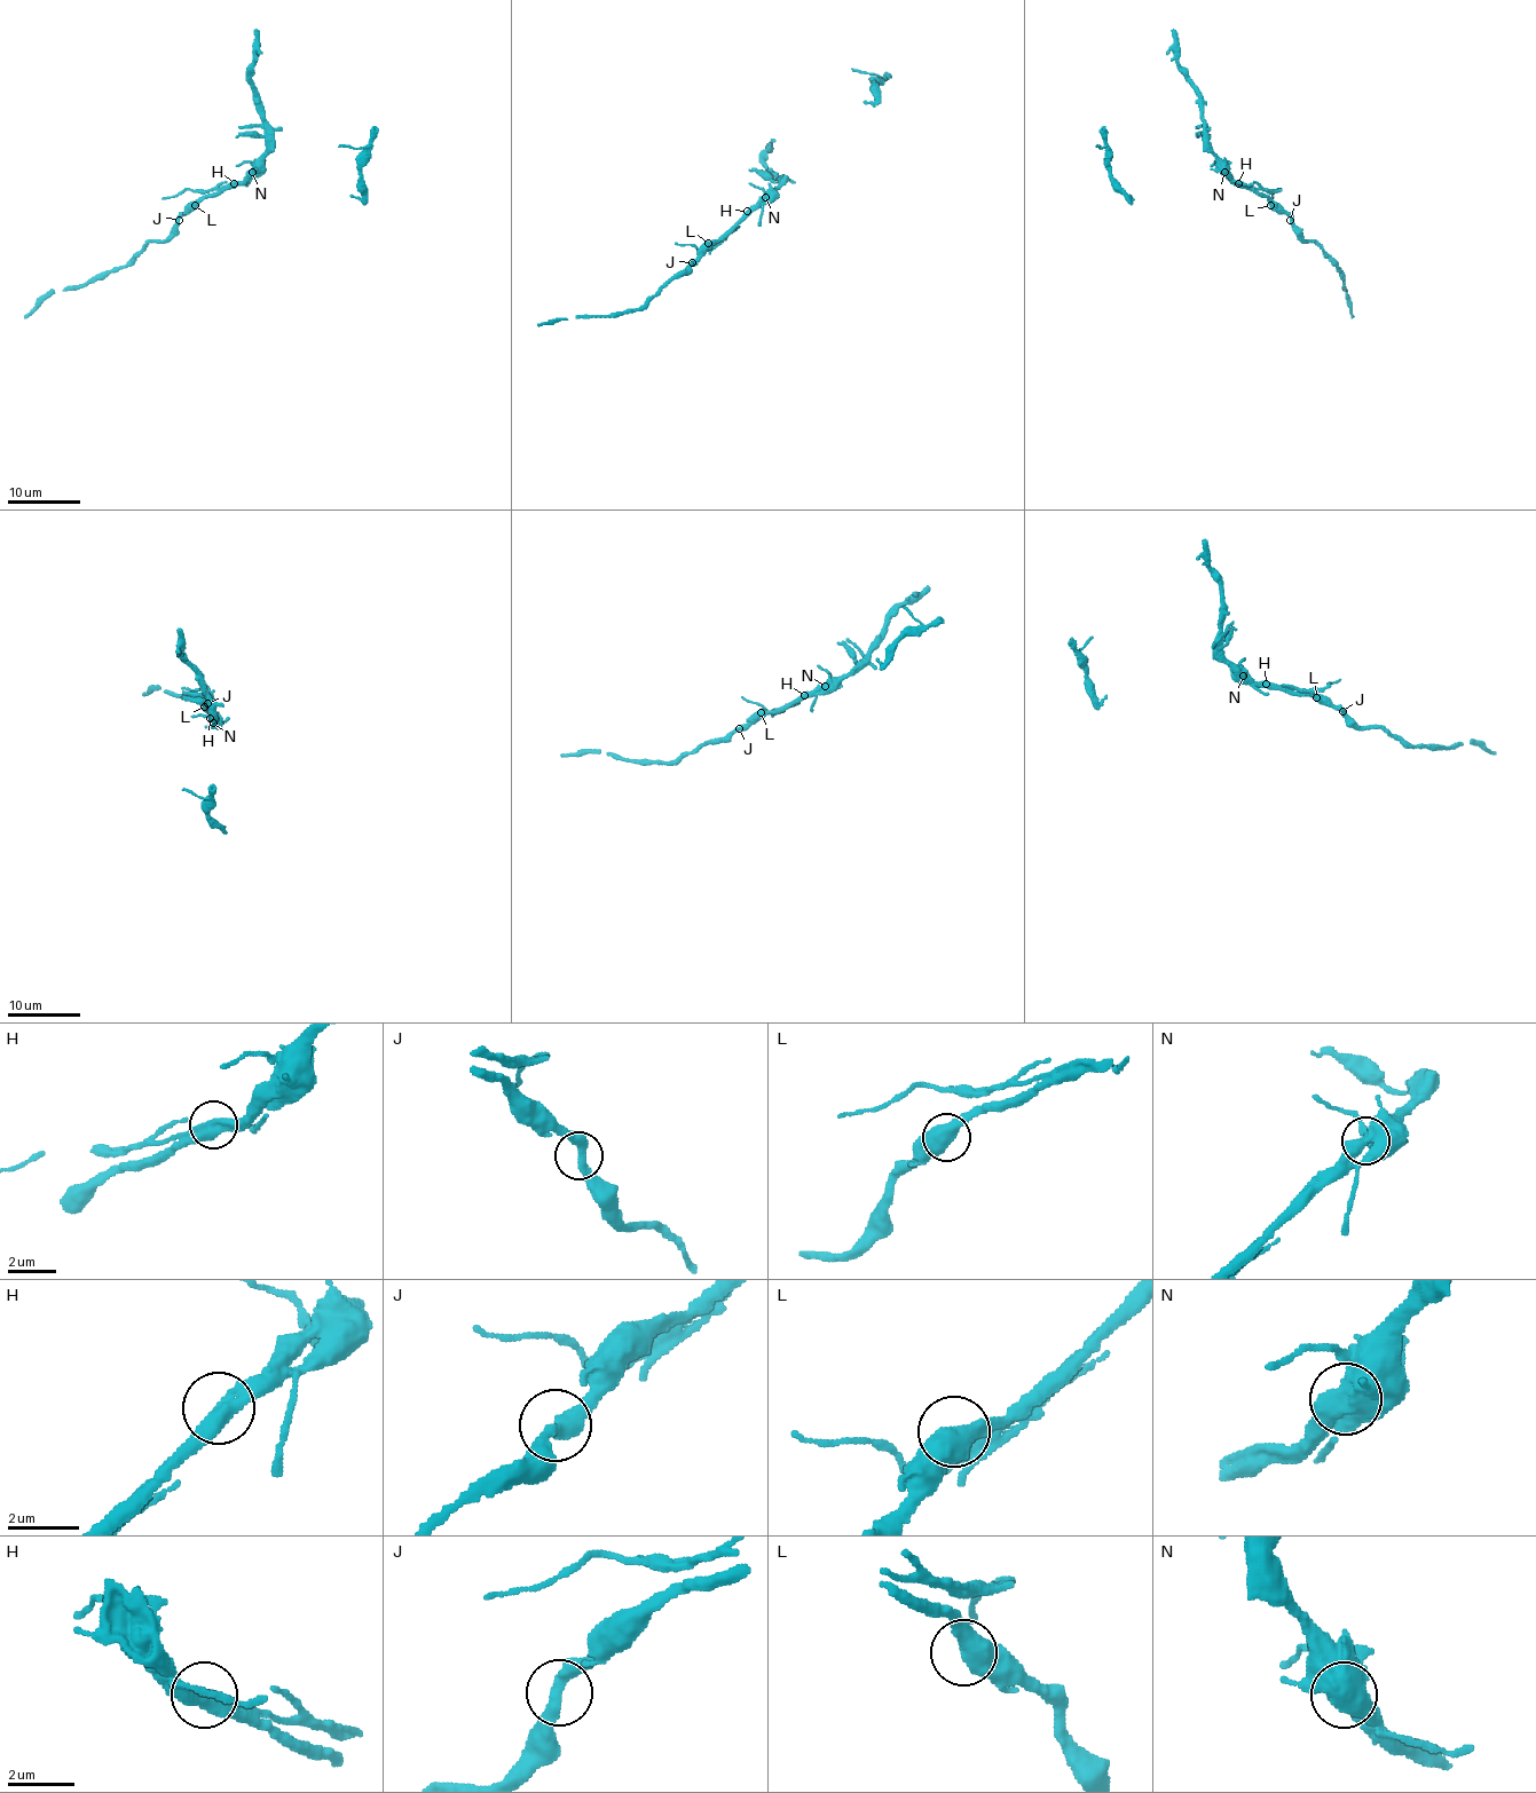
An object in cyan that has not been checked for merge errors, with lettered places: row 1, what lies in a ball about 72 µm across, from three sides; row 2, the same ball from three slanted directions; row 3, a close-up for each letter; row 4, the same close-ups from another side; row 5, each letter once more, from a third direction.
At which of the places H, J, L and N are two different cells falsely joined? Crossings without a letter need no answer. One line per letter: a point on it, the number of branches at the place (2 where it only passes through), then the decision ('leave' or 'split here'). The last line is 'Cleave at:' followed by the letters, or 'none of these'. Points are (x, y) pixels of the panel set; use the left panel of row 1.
H: place (234, 183); branches 2; split here
J: place (179, 220); branches 2; leave
L: place (195, 205); branches 2; leave
N: place (252, 172); branches 2; split here
Cleave at: H, N

